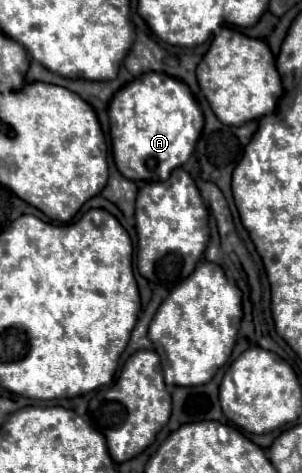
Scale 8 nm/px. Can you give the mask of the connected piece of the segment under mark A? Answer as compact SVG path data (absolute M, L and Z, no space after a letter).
M154 71L124 85L112 97L108 117L116 167L132 181L166 181L172 169L190 159L204 125L190 87L172 75Z

